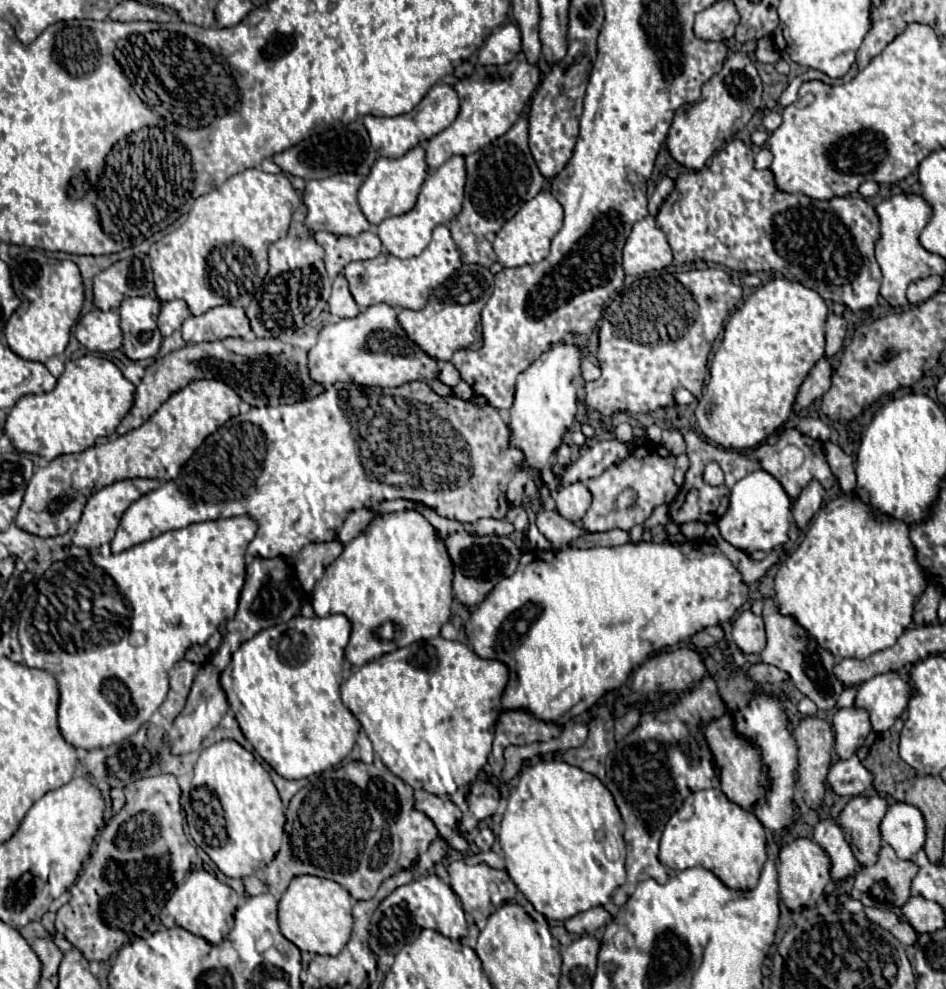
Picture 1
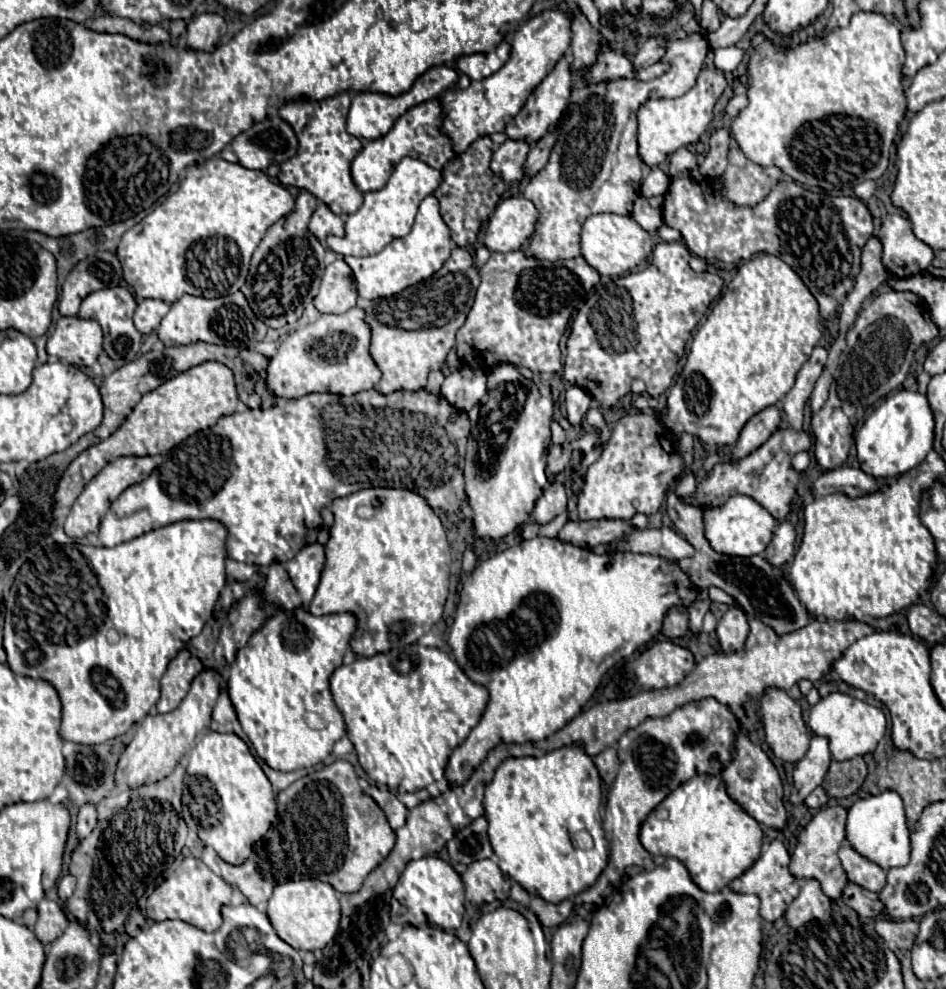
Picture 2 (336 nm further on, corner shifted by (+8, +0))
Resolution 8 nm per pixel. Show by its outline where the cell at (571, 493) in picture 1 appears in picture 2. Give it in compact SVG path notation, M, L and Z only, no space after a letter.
M552 483L544 489L542 497L536 501L532 517L536 523L546 525L564 511L566 511L566 489L562 483Z

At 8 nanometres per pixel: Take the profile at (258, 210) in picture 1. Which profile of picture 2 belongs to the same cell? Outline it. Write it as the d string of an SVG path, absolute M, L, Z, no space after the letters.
M212 157L202 165L188 165L178 191L122 235L116 249L122 263L122 277L134 289L138 301L160 299L174 303L182 295L202 296L203 291L186 277L184 255L188 247L202 237L218 235L230 239L238 247L238 253L234 253L234 257L228 255L228 259L230 281L234 281L230 283L230 289L240 289L242 279L249 272L250 257L262 241L266 229L286 217L292 209L292 193L284 185L270 181L264 171L252 171L240 163L230 163L220 157Z

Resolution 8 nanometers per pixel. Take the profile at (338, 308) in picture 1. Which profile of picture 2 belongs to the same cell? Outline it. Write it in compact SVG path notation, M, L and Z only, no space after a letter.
M336 257L324 271L320 291L314 297L314 307L320 313L346 313L356 305L358 291L354 287L354 275L342 257Z

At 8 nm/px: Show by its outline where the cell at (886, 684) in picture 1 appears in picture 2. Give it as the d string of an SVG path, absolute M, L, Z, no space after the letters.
M830 693L830 695L822 697L816 705L812 705L806 725L814 735L828 739L830 755L834 761L846 761L846 759L854 759L858 755L872 753L876 749L878 741L886 733L884 713L846 693Z

